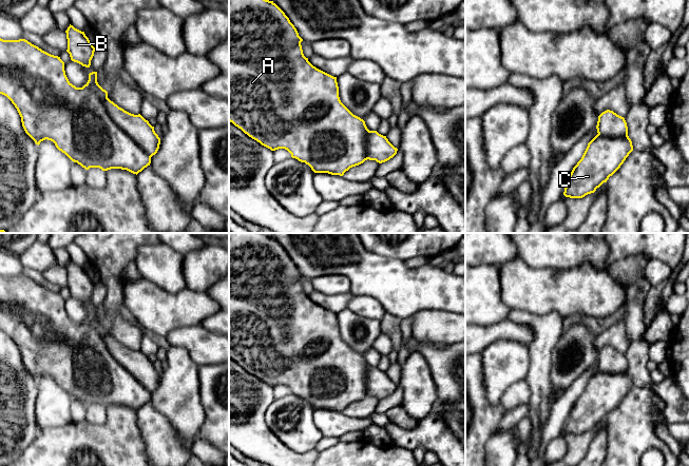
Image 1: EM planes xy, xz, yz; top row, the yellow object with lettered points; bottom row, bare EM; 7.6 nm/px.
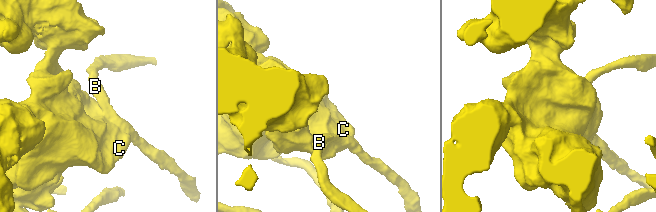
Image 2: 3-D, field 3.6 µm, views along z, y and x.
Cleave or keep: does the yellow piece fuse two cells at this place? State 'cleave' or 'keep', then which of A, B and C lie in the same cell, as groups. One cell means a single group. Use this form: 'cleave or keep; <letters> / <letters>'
keep; A B C

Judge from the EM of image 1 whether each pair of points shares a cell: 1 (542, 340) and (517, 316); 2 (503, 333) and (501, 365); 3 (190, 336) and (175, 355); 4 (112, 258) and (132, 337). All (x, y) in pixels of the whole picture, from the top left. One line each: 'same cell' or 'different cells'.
1: same cell
2: different cells
3: different cells
4: same cell

